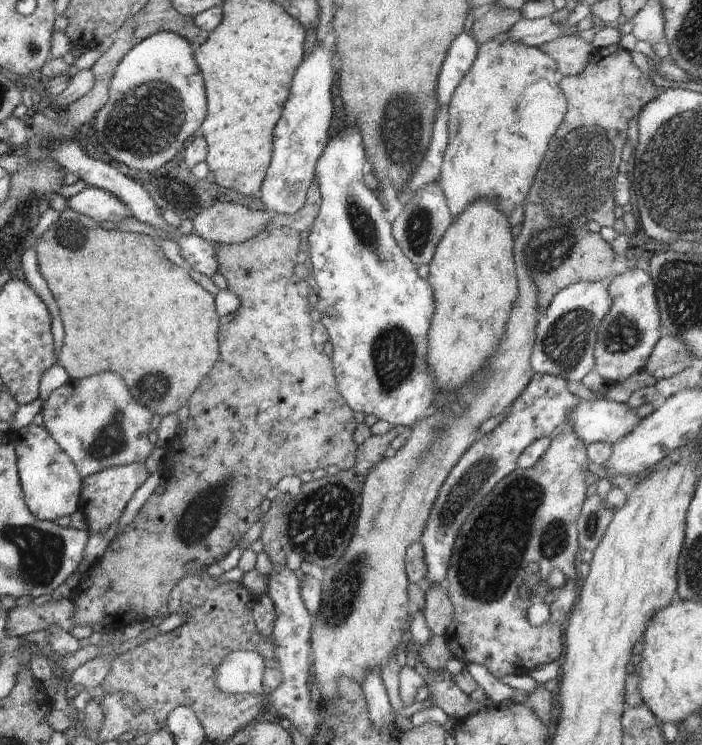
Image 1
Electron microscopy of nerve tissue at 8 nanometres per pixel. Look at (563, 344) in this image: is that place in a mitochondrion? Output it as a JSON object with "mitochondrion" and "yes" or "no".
{"mitochondrion":"yes"}

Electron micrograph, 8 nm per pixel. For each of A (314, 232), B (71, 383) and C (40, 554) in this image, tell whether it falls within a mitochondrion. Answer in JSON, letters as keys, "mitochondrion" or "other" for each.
{"A":"other","B":"other","C":"mitochondrion"}

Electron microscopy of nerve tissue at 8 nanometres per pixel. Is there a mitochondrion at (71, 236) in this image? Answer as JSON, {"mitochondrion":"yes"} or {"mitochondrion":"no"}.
{"mitochondrion":"yes"}

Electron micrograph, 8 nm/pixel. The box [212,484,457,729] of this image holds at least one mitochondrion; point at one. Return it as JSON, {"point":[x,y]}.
{"point":[344,588]}

